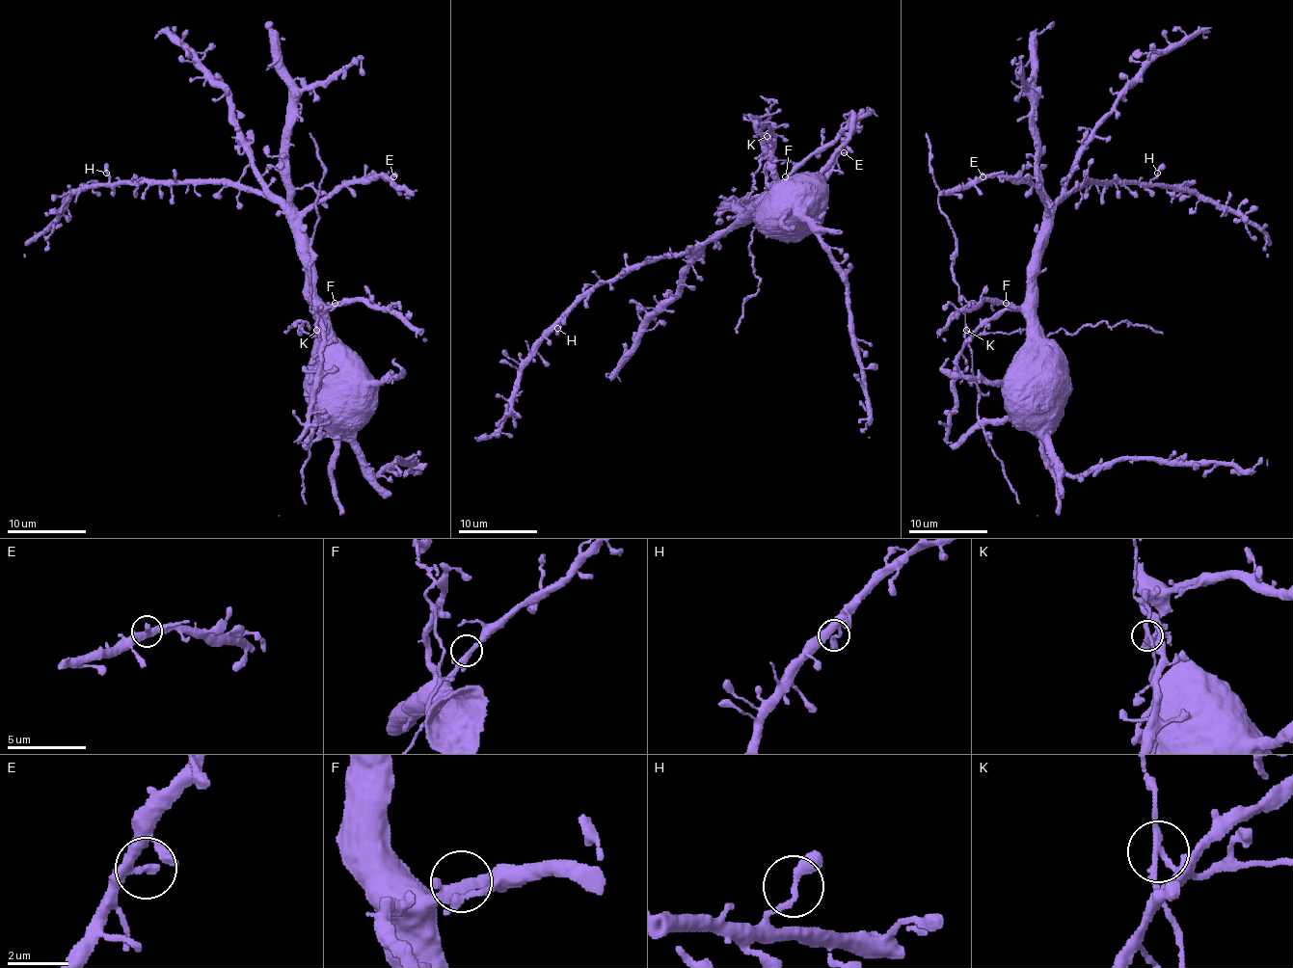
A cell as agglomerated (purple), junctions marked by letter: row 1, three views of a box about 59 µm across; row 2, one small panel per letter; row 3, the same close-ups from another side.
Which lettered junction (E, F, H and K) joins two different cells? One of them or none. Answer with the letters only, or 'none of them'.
K

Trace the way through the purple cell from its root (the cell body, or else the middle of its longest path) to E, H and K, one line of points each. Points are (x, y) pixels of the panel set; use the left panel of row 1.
E: (305, 269), (305, 231), (301, 218), (344, 186), (367, 182), (378, 176), (393, 176)
H: (305, 269), (297, 243), (297, 224), (276, 202), (261, 194), (228, 182), (112, 182), (106, 173)
K: (305, 269), (309, 297), (318, 307), (314, 316), (322, 330), (318, 334), (316, 330)

